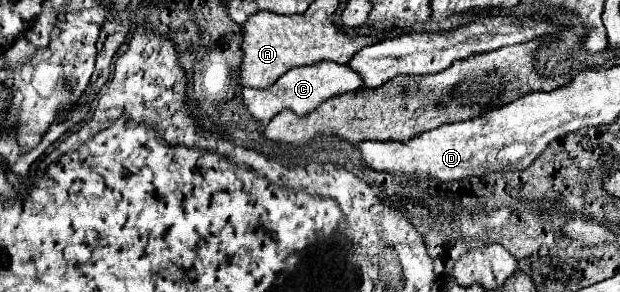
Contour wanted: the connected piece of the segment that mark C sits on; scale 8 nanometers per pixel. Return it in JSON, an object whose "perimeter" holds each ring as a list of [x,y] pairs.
{"perimeter":[[[323,61],[307,67],[295,67],[289,69],[283,77],[279,77],[271,87],[267,89],[243,89],[243,105],[249,109],[253,119],[257,121],[271,121],[279,111],[293,109],[297,115],[307,115],[309,111],[315,111],[319,105],[323,105],[327,99],[361,89],[361,79],[353,75],[353,71],[347,65],[339,65],[333,61]]]}

